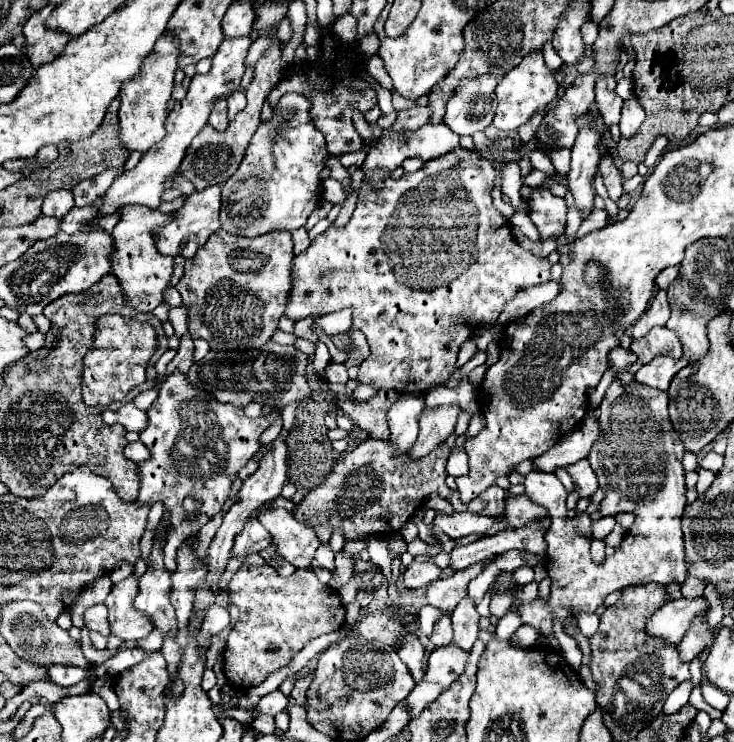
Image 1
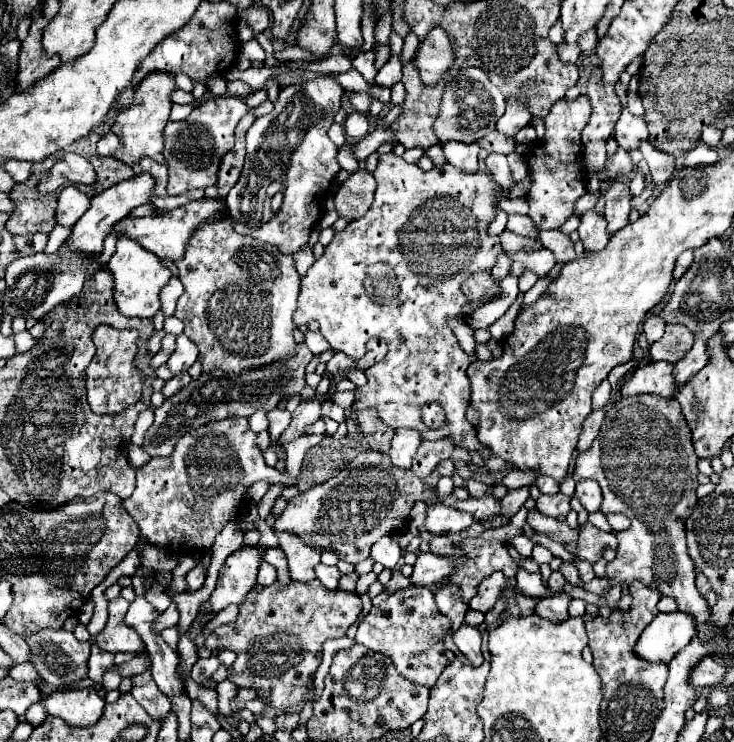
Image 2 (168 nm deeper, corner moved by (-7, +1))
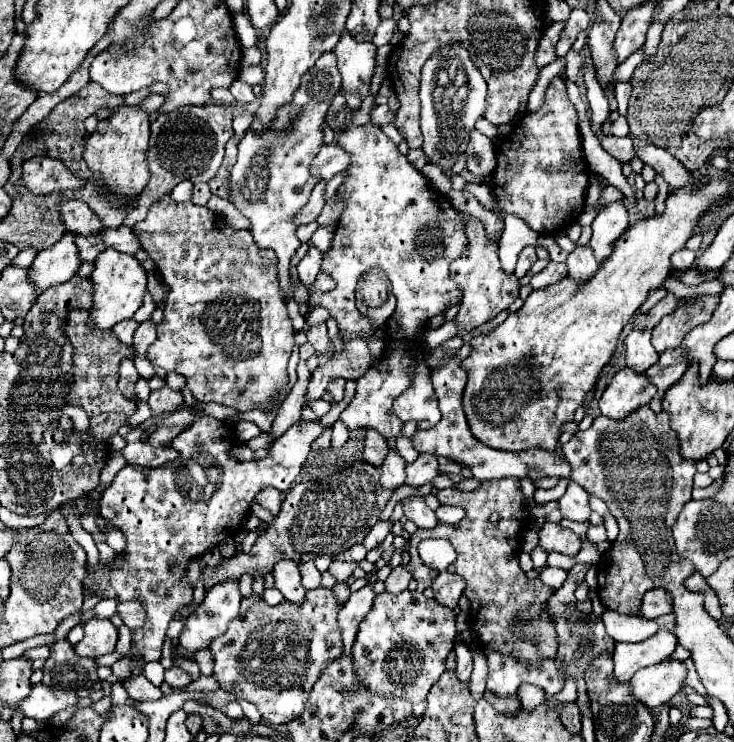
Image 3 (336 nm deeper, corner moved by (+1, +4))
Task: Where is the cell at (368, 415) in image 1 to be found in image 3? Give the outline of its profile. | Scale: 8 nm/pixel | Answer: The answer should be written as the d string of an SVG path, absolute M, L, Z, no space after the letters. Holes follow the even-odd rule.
M367 431L367 439L364 441L363 460L374 465L381 466L387 457L387 443L381 435L375 431Z

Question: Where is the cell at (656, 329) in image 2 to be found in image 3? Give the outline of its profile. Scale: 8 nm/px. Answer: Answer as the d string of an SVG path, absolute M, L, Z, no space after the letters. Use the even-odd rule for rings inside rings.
M631 331L625 339L625 363L631 371L647 371L659 355L651 345L651 331Z

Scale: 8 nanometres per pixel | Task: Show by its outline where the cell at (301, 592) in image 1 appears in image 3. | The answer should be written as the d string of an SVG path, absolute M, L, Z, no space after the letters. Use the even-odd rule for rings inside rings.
M313 589L307 591L305 603L279 603L269 607L259 597L249 597L241 601L241 613L237 619L229 623L229 631L217 637L211 643L211 653L215 657L213 675L219 679L219 685L227 691L235 691L239 699L253 703L263 721L271 725L281 725L297 719L305 707L309 691L313 689L315 681L321 677L323 669L343 653L341 643L341 629L337 625L337 603L331 589Z

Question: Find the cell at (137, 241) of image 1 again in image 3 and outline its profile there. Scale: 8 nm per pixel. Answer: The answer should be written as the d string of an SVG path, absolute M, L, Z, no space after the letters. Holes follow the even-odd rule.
M107 249L97 255L95 269L89 275L89 281L93 283L93 307L89 311L89 327L105 331L111 329L115 323L131 319L135 311L143 303L143 293L147 289L147 273L141 267L141 263L133 255L119 253L115 249Z

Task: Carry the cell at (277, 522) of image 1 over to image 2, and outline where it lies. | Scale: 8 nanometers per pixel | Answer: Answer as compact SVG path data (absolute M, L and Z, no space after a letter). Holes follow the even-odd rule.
M275 530L279 538L281 550L287 554L291 578L297 582L309 582L315 578L315 566L321 562L321 552L313 546L305 544L301 536L293 532L279 532Z

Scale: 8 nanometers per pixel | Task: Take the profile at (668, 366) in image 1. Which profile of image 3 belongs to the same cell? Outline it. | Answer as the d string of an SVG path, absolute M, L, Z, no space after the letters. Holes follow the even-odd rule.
M627 367L621 369L603 391L599 409L601 415L609 419L625 419L629 413L647 405L653 397L653 387L649 387L649 379L645 375L633 375Z

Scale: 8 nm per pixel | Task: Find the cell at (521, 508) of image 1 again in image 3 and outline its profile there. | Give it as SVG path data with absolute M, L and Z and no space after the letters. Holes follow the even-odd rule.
M545 523L539 531L539 547L545 553L563 553L573 557L579 553L581 541L573 531L563 529L561 525L555 523Z

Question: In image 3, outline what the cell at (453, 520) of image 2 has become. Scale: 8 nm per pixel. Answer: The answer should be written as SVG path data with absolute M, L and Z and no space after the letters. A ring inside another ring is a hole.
M405 497L403 511L405 511L405 517L421 529L433 529L437 525L435 511L431 511L421 497Z

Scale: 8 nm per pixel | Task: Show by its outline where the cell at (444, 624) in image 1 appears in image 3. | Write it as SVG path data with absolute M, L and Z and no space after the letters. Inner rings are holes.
M441 571L431 587L435 591L435 601L437 603L455 609L459 597L465 591L465 579L461 575L453 575L449 571Z

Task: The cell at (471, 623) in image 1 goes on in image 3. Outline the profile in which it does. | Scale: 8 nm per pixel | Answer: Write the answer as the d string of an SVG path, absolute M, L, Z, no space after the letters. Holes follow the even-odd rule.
M465 643L455 645L455 657L457 657L457 679L461 683L467 683L473 671L473 655L471 649Z

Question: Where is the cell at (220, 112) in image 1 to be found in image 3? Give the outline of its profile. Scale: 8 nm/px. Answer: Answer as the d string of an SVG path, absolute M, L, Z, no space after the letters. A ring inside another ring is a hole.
M209 103L205 107L189 105L177 111L171 111L167 115L159 115L151 123L151 137L149 137L147 159L149 159L151 179L139 195L137 209L129 211L129 215L123 219L123 225L135 225L143 221L151 203L171 193L177 183L185 179L191 183L207 183L209 179L213 179L217 169L221 167L225 145L233 137L231 119L233 119L233 107L219 105L219 103Z

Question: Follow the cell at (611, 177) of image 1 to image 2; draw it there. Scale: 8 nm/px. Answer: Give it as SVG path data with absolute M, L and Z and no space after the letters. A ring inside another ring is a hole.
M613 180L607 194L605 194L605 220L609 226L609 232L613 234L615 230L623 228L629 220L631 212L631 192L629 186L621 180Z

